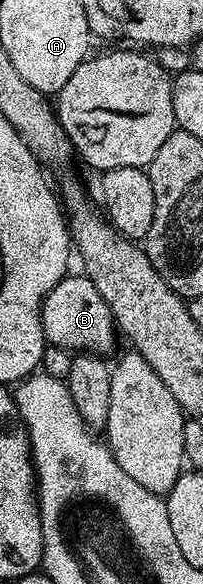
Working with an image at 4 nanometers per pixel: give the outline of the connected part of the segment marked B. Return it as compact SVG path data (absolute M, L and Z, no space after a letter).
M78 276L63 277L57 283L57 287L53 287L53 291L49 291L49 295L43 297L41 323L46 344L68 351L108 355L107 353L115 349L115 337L117 338L115 317L109 311L105 299L101 299L101 291L93 287L87 276Z

